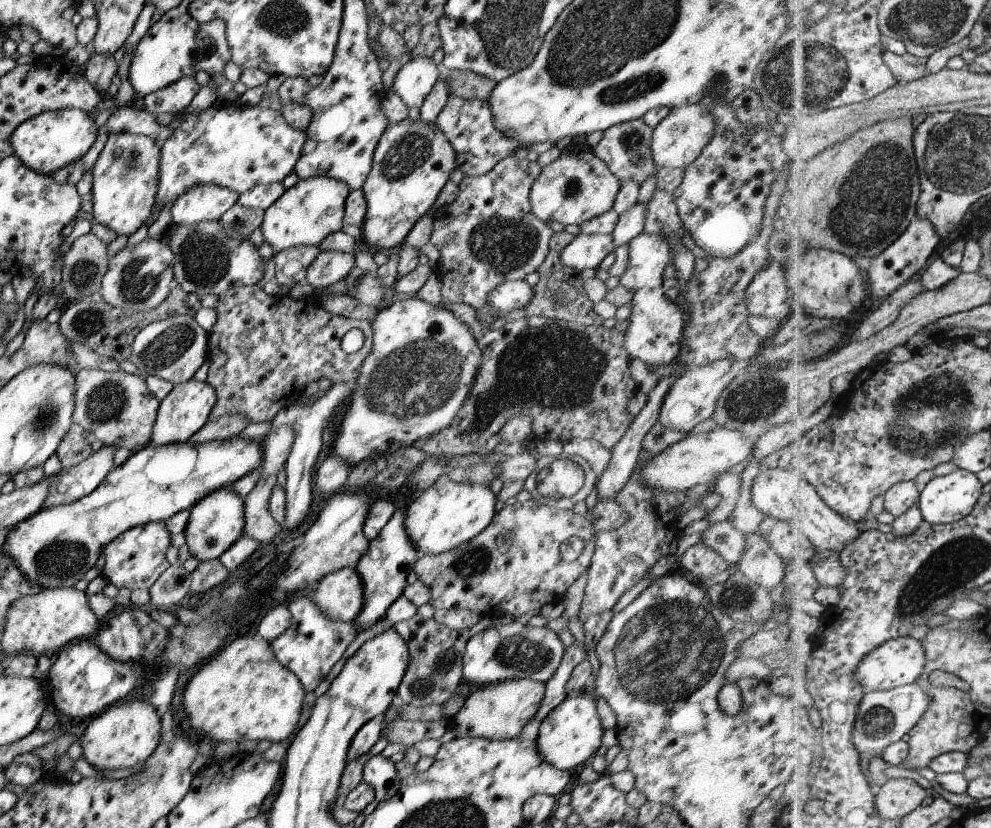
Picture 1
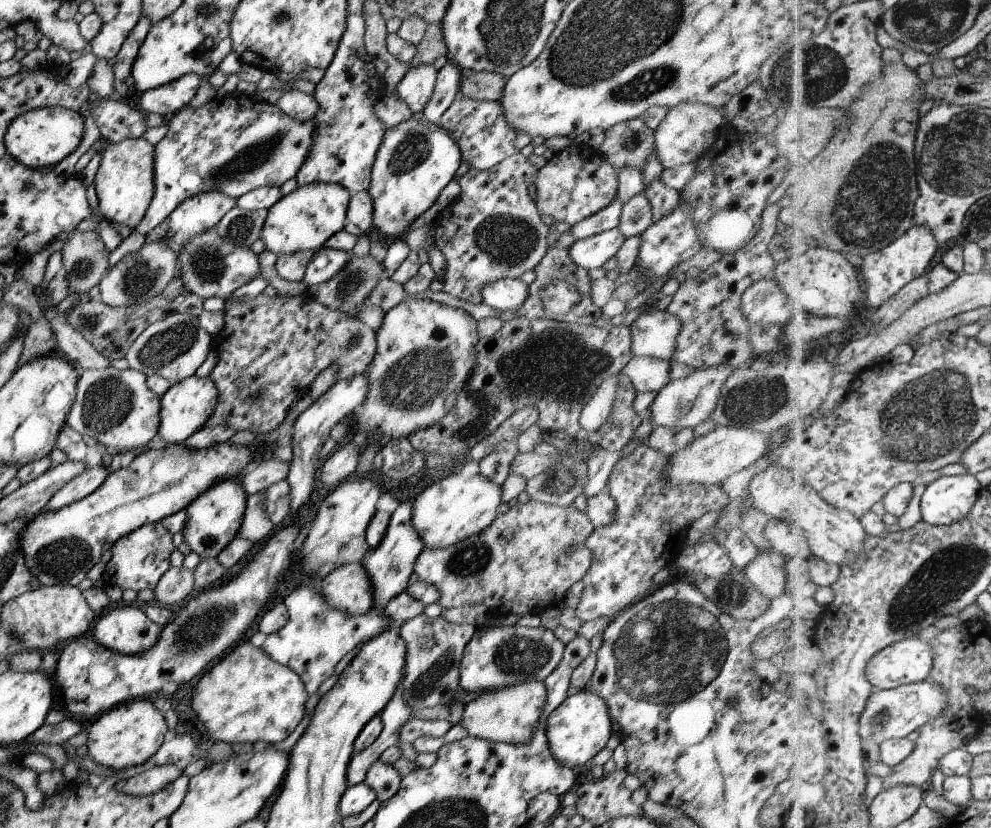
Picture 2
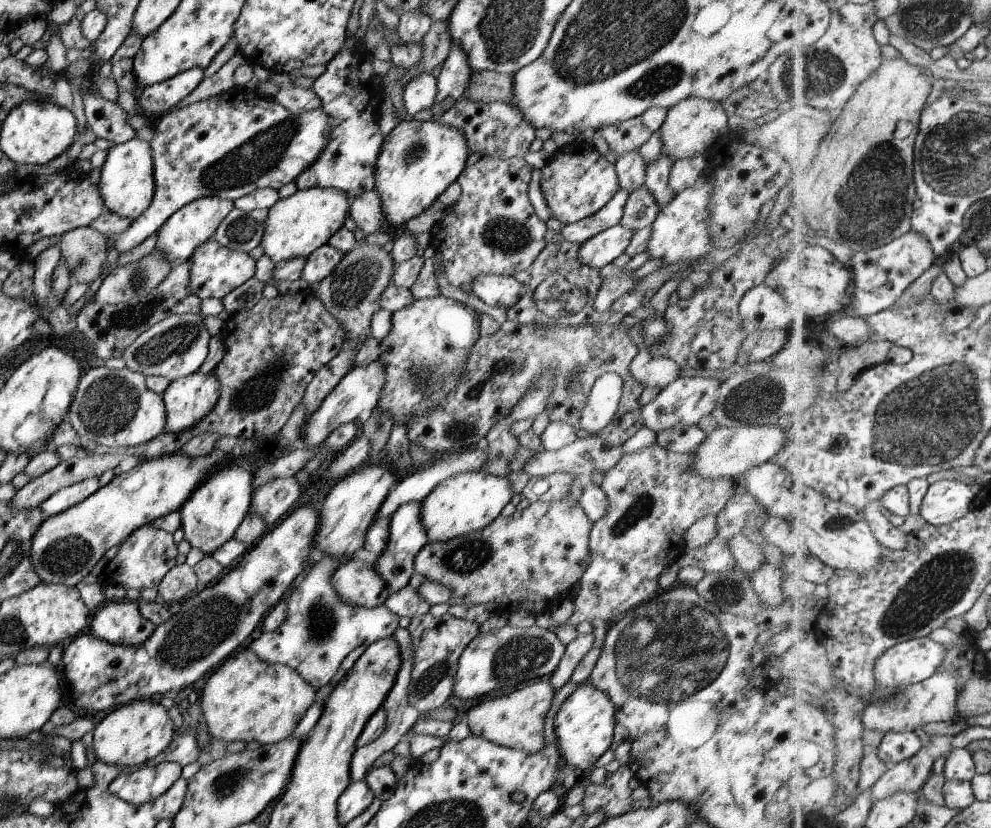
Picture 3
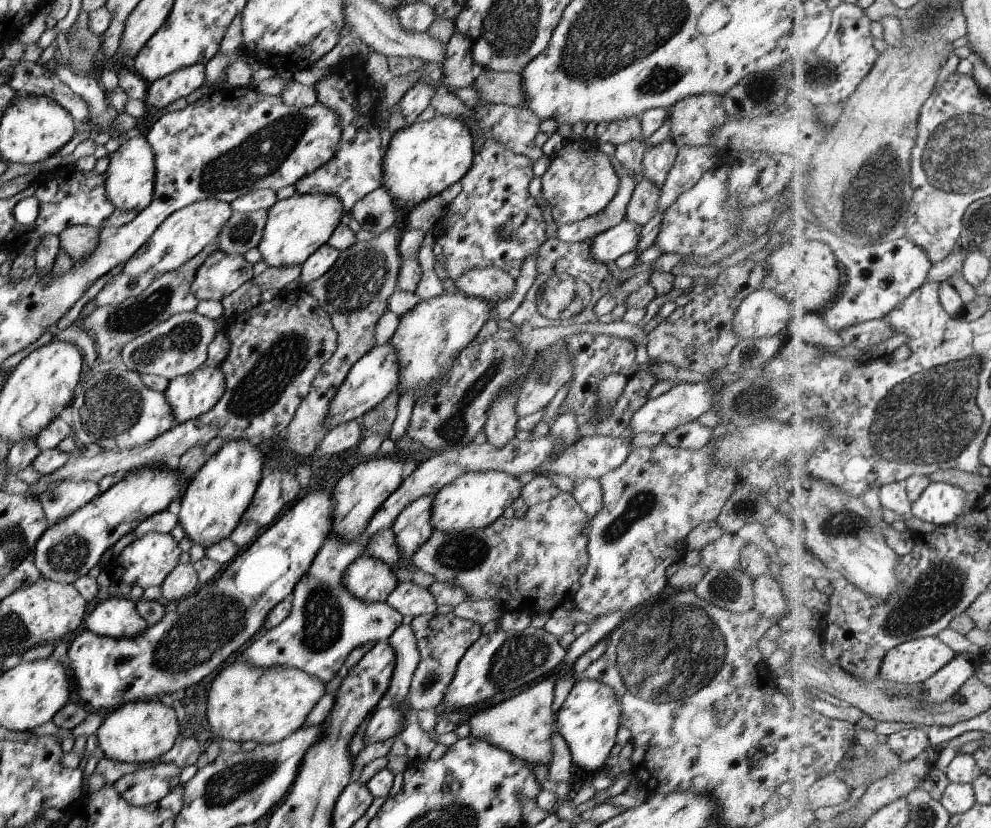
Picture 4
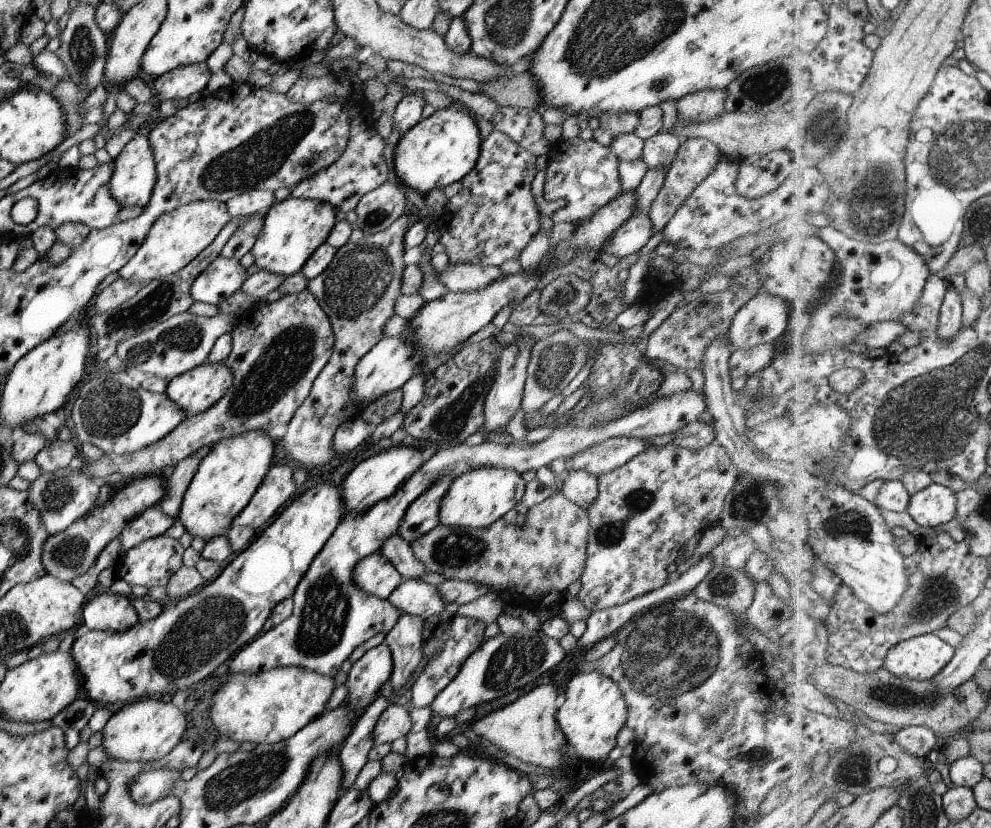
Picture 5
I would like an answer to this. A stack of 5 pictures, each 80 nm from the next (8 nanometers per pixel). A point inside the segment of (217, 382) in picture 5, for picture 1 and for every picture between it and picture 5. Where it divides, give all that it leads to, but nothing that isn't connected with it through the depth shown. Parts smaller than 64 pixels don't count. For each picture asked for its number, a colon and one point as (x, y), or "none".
1: (184, 409)
2: (186, 405)
3: (187, 400)
4: (189, 396)

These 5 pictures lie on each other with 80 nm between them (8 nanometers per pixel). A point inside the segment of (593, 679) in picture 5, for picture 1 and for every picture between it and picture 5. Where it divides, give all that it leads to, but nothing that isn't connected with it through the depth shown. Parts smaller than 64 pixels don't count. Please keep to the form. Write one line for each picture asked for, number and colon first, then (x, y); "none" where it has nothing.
1: (570, 733)
2: (578, 728)
3: (583, 725)
4: (587, 720)

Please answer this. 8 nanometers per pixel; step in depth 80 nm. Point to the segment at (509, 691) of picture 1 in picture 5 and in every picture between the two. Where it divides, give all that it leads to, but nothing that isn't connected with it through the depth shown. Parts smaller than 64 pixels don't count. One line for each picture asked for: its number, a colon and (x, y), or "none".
2: (508, 715)
3: (515, 720)
4: (521, 725)
5: (526, 728)

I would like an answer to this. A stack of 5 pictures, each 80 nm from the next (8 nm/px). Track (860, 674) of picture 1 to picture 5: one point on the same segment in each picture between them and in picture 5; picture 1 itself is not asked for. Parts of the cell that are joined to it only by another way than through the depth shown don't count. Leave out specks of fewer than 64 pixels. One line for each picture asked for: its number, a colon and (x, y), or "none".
2: (910, 661)
3: (914, 661)
4: (913, 662)
5: (921, 658)

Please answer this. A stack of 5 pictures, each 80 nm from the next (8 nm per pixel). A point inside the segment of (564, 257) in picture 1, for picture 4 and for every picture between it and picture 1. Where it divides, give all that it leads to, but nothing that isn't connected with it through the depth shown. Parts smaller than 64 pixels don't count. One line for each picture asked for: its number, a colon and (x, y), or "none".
2: (590, 252)
3: (595, 252)
4: (606, 246)

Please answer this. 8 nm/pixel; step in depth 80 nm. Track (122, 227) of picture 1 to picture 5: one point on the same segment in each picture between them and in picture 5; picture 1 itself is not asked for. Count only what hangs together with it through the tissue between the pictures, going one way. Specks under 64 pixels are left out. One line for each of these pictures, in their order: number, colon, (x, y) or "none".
2: (124, 180)
3: (126, 185)
4: (129, 176)
5: (133, 174)

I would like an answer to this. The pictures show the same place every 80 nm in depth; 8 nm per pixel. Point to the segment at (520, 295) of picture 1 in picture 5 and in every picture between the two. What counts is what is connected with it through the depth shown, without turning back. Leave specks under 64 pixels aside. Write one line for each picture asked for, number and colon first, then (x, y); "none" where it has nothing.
2: (504, 294)
3: (499, 291)
4: (492, 284)
5: (467, 278)

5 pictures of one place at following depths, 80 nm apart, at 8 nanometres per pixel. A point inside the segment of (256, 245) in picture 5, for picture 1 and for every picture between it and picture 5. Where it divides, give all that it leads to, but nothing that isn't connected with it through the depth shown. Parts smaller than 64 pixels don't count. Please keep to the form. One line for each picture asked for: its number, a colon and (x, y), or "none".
1: (303, 214)
2: (303, 219)
3: (295, 226)
4: (294, 227)

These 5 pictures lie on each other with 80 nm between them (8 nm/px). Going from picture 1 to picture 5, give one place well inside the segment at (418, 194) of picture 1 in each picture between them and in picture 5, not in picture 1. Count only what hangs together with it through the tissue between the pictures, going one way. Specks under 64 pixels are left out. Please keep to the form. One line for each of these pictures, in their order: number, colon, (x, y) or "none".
2: (415, 159)
3: (416, 161)
4: (420, 160)
5: (441, 149)

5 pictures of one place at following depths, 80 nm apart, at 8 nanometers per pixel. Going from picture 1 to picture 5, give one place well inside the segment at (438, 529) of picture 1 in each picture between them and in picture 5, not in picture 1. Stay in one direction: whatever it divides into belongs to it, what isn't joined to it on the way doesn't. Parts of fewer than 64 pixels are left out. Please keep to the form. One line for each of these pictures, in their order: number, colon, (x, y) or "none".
2: (456, 507)
3: (466, 502)
4: (474, 500)
5: (477, 498)

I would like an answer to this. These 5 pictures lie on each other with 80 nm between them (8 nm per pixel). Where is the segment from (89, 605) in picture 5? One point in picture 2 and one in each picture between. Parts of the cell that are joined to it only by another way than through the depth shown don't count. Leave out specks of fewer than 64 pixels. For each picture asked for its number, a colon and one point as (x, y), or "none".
2: (123, 628)
3: (120, 623)
4: (117, 618)

